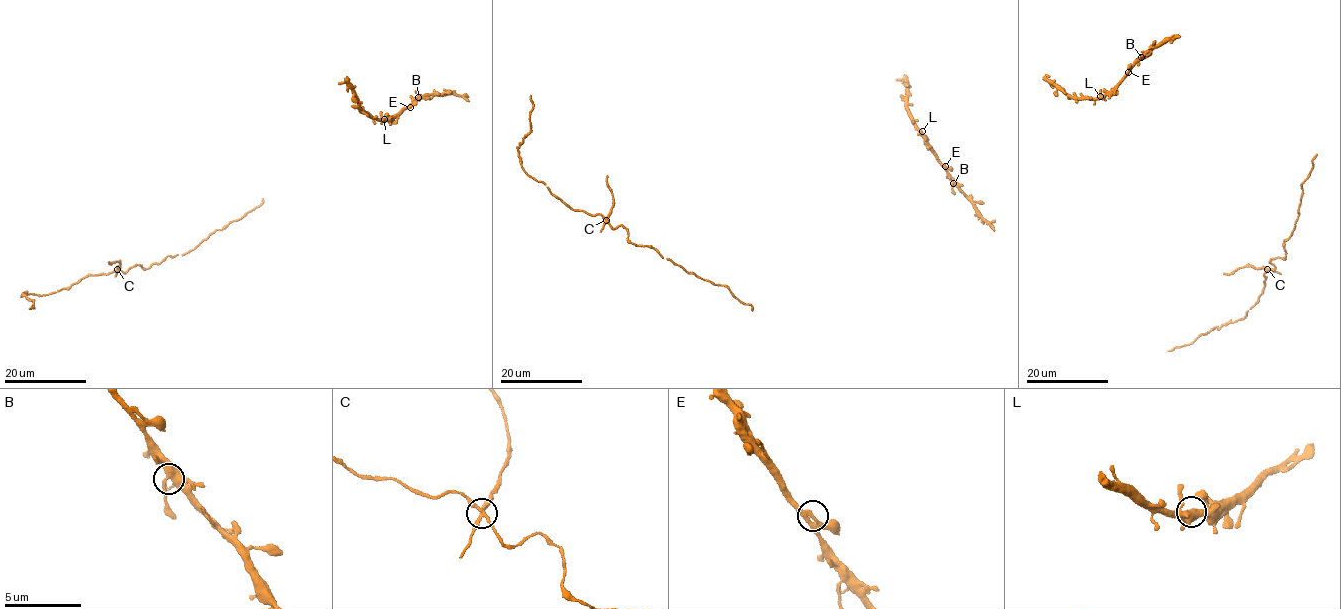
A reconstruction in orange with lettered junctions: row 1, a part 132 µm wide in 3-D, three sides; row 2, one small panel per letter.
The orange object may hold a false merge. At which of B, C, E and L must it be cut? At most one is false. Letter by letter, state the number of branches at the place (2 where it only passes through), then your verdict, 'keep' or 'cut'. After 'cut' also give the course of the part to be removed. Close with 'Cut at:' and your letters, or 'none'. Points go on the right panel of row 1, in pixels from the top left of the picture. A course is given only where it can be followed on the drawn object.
B: branches 4; keep
C: branches 4; cut; course (1268, 269), (1251, 266), (1223, 273)
E: branches 3; keep
L: branches 4; keep
Cut at: C

